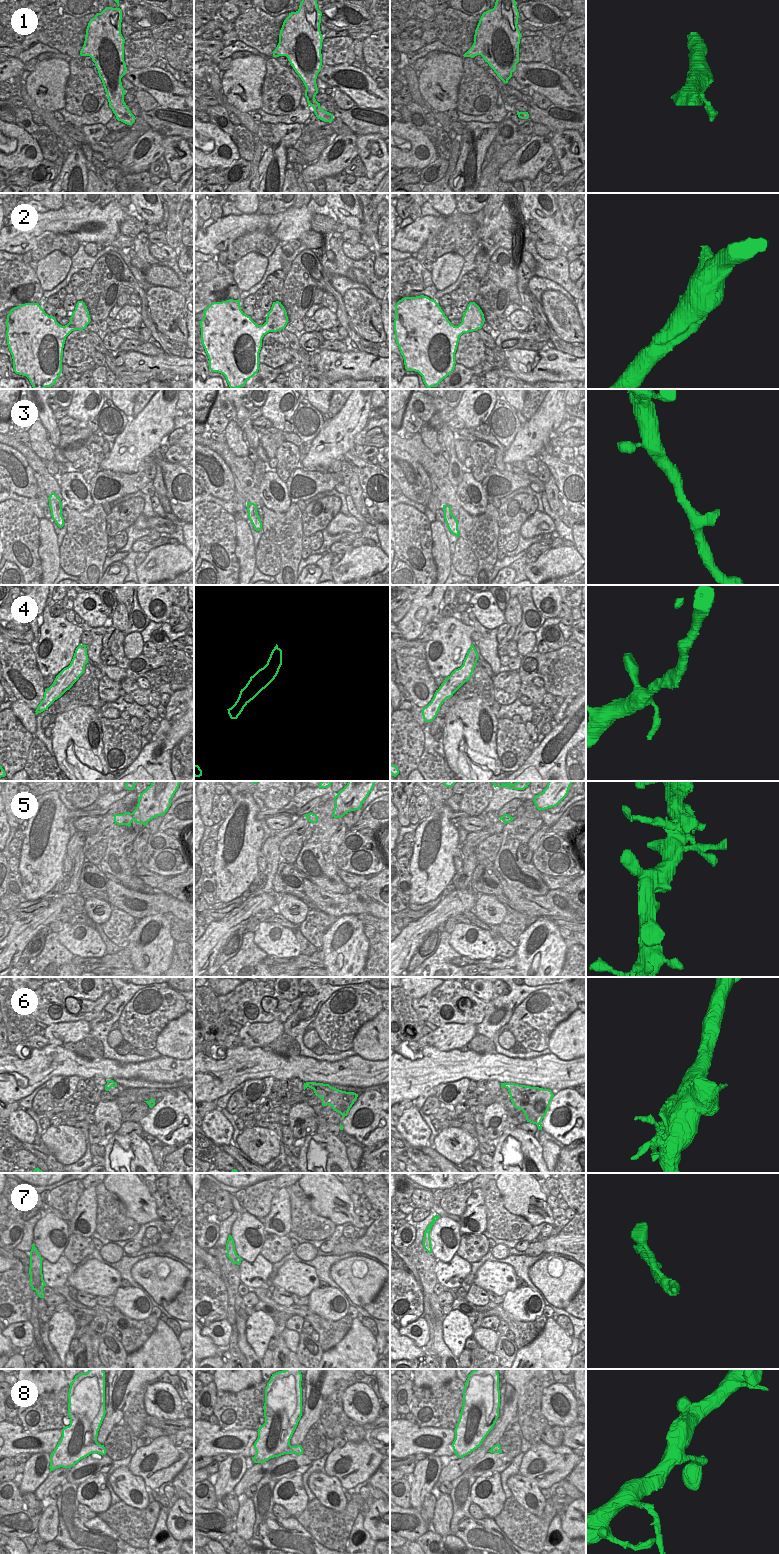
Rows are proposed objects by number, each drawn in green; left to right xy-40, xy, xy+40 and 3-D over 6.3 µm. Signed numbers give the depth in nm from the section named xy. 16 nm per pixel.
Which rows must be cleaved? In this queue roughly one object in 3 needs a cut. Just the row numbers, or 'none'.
6

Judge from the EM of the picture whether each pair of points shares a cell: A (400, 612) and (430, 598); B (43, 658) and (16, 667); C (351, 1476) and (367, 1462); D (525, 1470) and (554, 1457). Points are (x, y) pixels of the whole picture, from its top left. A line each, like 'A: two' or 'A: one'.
A: two
B: two
C: one
D: one

